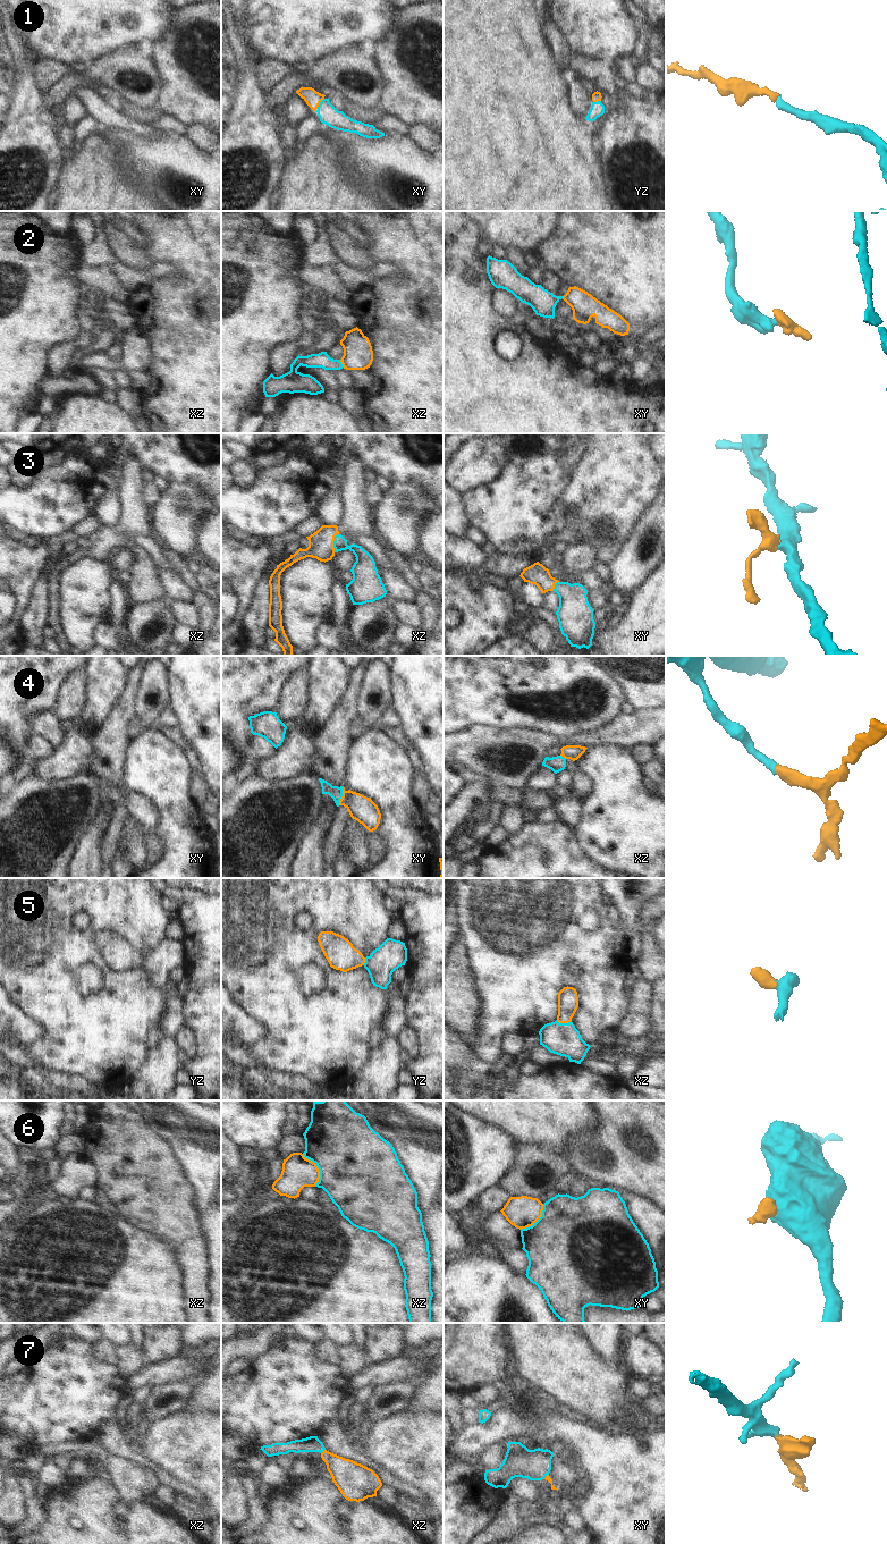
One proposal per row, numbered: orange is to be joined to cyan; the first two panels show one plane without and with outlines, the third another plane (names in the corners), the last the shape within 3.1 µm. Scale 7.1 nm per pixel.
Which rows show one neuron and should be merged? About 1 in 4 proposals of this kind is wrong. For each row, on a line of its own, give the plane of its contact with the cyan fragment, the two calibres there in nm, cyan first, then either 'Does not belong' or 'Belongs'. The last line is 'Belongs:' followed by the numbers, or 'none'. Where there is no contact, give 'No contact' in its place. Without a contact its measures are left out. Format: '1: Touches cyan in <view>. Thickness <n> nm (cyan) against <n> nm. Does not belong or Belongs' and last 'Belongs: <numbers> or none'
1: Touches cyan in xy. Thickness 140 nm (cyan) against 120 nm. Belongs
2: Touches cyan in xz. Thickness 110 nm (cyan) against 200 nm. Belongs
3: Touches cyan in xz. Thickness 110 nm (cyan) against 180 nm. Belongs
4: Touches cyan in xy. Thickness 90 nm (cyan) against 180 nm. Belongs
5: Touches cyan in xz. Thickness 240 nm (cyan) against 140 nm. Belongs
6: Touches cyan in xz. Thickness 500 nm (cyan) against 220 nm. Does not belong
7: Touches cyan in xz. Thickness 110 nm (cyan) against 220 nm. Belongs
Belongs: 1, 2, 3, 4, 5, 7

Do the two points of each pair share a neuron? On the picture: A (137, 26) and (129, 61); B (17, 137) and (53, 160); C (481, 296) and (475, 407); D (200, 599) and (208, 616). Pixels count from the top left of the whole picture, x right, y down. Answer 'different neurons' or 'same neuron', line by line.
A: different neurons
B: same neuron
C: same neuron
D: same neuron

